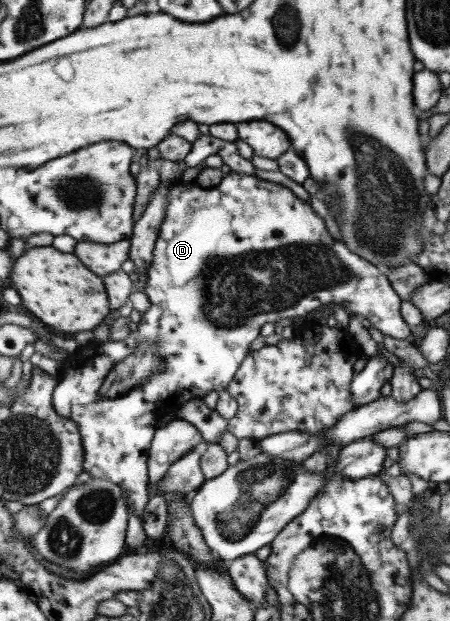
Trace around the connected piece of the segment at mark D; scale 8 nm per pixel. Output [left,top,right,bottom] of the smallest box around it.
[53,171,412,518]

